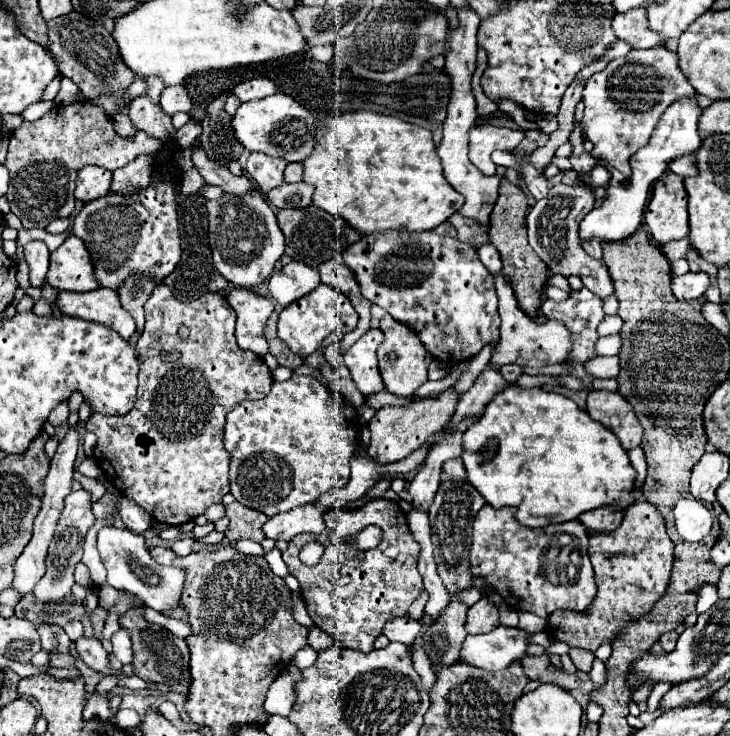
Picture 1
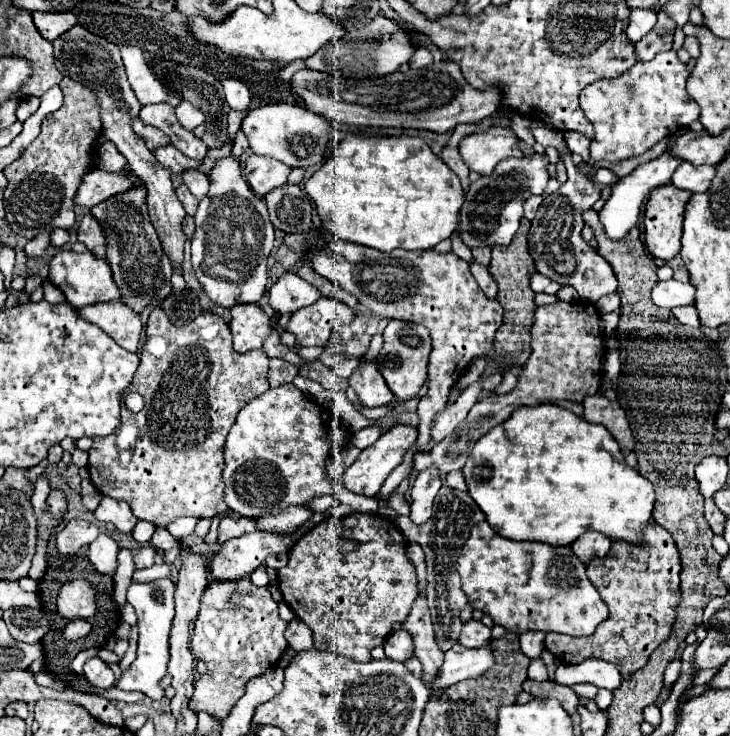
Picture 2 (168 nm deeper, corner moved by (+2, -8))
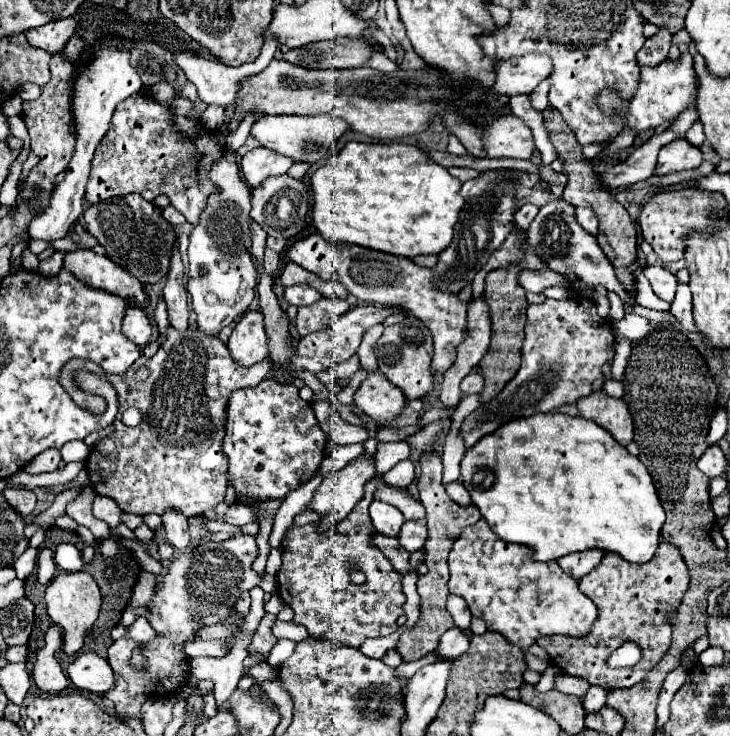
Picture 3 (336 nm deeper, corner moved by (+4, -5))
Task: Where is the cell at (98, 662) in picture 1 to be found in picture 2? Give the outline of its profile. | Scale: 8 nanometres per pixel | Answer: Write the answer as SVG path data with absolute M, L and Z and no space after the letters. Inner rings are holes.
M90 658L86 664L84 664L84 676L86 680L100 688L100 690L108 690L116 684L116 678L114 678L114 672L110 670L110 666L100 660L100 658Z

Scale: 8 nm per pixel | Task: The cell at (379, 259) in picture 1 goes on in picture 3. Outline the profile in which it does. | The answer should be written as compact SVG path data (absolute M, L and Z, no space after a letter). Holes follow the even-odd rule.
M314 233L302 241L296 241L288 249L288 259L302 265L304 269L316 273L326 281L342 283L348 293L358 297L364 303L378 303L386 307L400 305L402 311L412 313L432 331L434 337L434 375L444 375L454 365L454 351L462 339L466 339L466 311L468 303L460 299L460 293L446 293L434 285L434 269L416 265L412 259L366 249L360 245L336 245L322 235Z

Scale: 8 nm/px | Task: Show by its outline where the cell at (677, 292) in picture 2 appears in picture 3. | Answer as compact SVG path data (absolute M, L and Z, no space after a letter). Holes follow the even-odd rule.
M648 265L644 269L646 279L650 281L654 293L662 299L662 301L672 301L674 293L676 293L676 277L662 265Z

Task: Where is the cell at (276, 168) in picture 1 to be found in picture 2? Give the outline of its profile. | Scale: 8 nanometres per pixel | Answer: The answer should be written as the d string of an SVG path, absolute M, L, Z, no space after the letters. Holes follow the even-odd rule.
M252 154L244 164L244 176L250 184L250 188L262 198L270 190L286 184L286 178L290 174L290 166L268 158L268 156L256 156Z

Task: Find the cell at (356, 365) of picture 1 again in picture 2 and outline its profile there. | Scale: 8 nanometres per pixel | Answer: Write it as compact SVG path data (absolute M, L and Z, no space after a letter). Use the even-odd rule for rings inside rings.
M360 362L350 378L350 386L356 390L358 400L368 408L388 406L394 400L394 394L388 390L374 362Z

